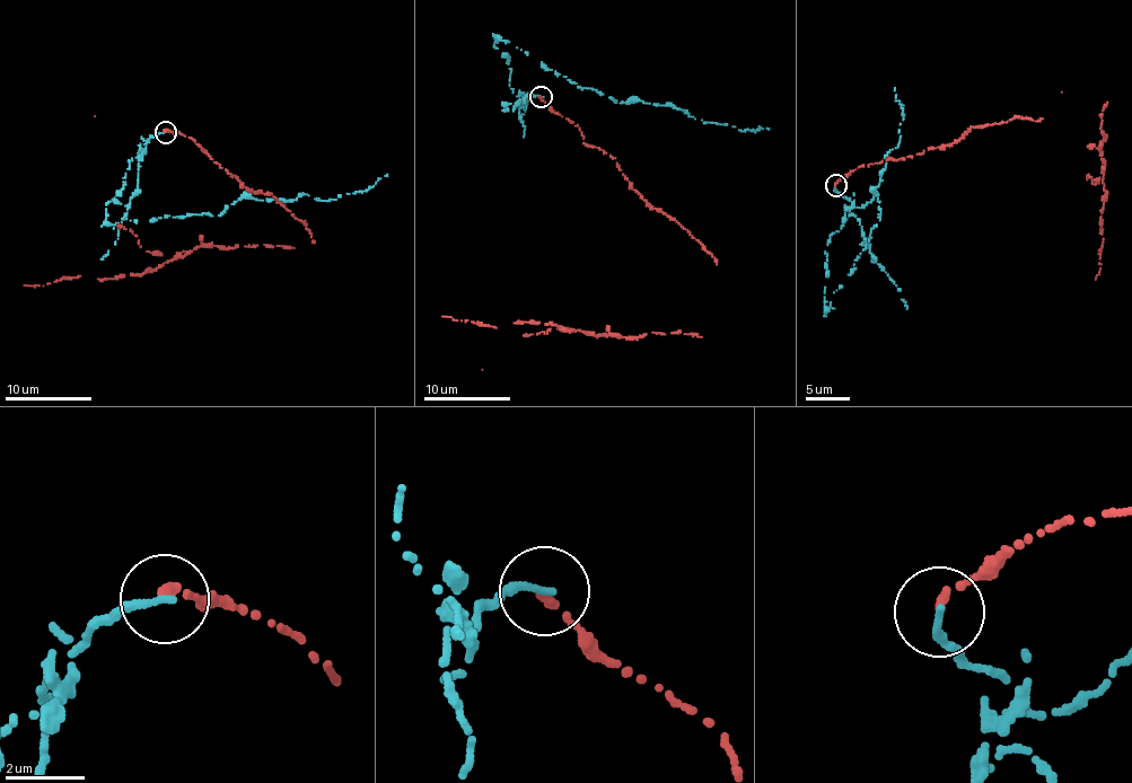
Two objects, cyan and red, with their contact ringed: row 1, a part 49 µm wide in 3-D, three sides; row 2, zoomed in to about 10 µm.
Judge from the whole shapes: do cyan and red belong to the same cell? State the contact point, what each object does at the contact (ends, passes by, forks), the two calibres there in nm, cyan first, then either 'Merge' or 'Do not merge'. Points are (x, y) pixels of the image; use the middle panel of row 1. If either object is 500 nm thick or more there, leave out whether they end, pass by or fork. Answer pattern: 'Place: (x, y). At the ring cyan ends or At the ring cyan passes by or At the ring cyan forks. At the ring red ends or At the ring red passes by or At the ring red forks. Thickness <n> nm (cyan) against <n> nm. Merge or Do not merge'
Place: (541, 97). At the ring cyan ends. At the ring red ends. Thickness 200 nm (cyan) against 200 nm. Do not merge

